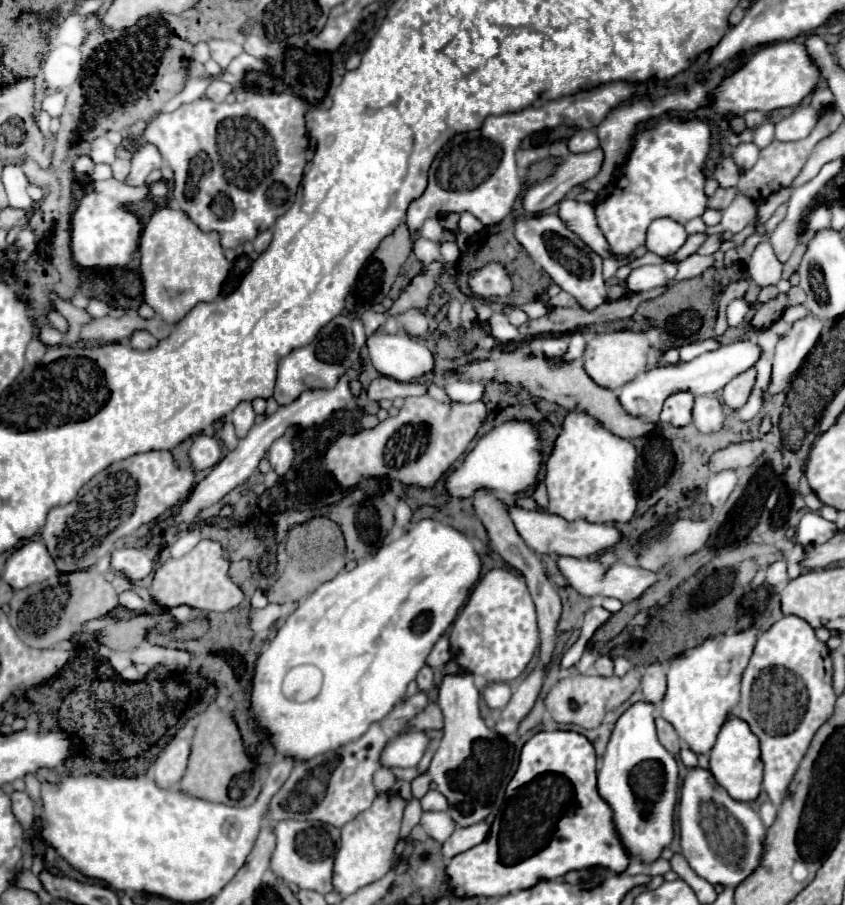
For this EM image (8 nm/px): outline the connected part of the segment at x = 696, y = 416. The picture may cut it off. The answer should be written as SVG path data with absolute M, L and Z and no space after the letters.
M694 396L692 408L692 422L700 432L714 432L720 430L724 422L724 410L718 398L714 396Z

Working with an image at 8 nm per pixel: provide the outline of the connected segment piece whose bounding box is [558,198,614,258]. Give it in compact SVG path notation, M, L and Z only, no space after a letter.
M566 198L558 204L558 216L568 224L572 232L576 232L598 256L614 258L610 244L606 242L604 234L600 232L594 216L594 204L584 204L572 198Z

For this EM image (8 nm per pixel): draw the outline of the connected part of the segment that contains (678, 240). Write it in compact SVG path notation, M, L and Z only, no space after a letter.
M658 218L648 228L646 248L650 252L654 252L656 256L666 258L666 256L678 252L684 246L686 238L688 238L688 234L682 224L674 222L672 218Z

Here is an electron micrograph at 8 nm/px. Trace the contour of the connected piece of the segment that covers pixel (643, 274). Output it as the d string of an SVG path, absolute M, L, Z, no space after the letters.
M662 262L662 264L648 264L634 268L626 280L626 286L634 292L652 290L664 284L670 284L676 278L676 264Z

